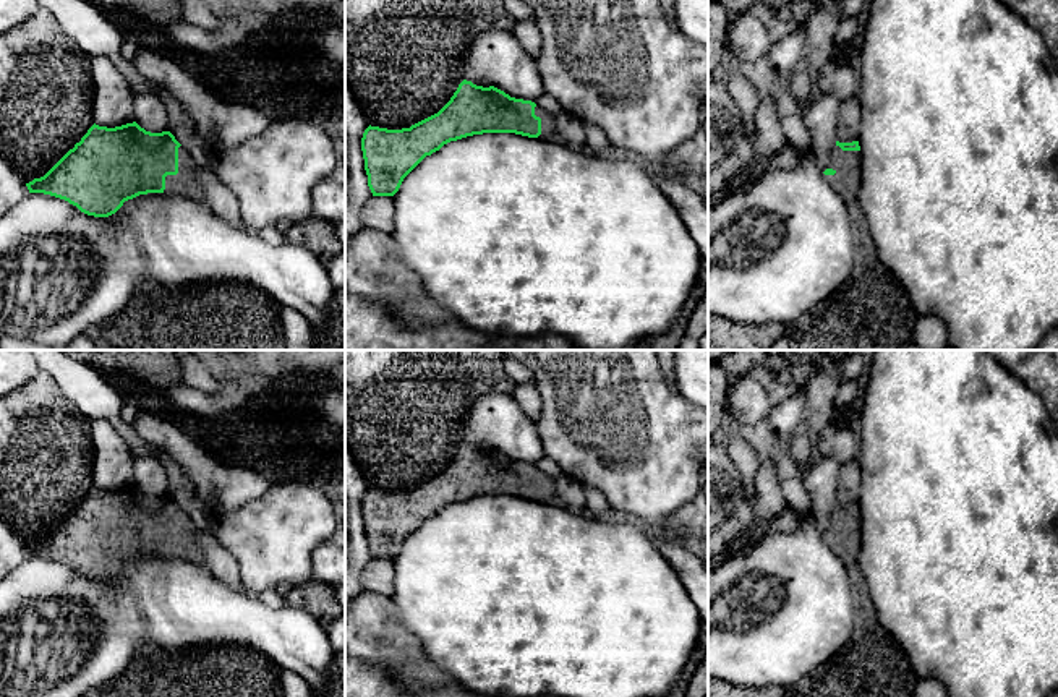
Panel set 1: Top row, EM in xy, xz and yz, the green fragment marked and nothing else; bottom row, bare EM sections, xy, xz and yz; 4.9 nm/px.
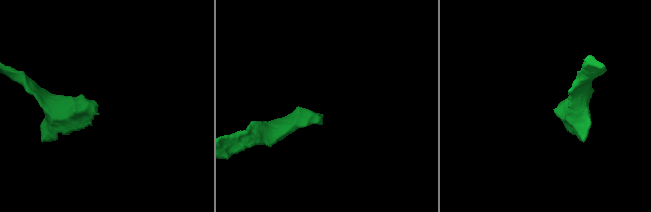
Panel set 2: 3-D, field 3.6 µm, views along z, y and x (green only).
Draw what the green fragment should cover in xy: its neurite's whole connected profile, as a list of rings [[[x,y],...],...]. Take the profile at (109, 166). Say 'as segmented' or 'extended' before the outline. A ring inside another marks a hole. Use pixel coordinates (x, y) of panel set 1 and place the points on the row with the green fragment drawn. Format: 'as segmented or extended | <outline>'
extended | [[[136,122],[115,128],[92,125],[44,177],[26,183],[29,193],[68,201],[94,217],[115,214],[125,201],[147,193],[167,193],[204,201],[198,165],[170,131],[151,133]]]

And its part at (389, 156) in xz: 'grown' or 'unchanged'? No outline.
grown

